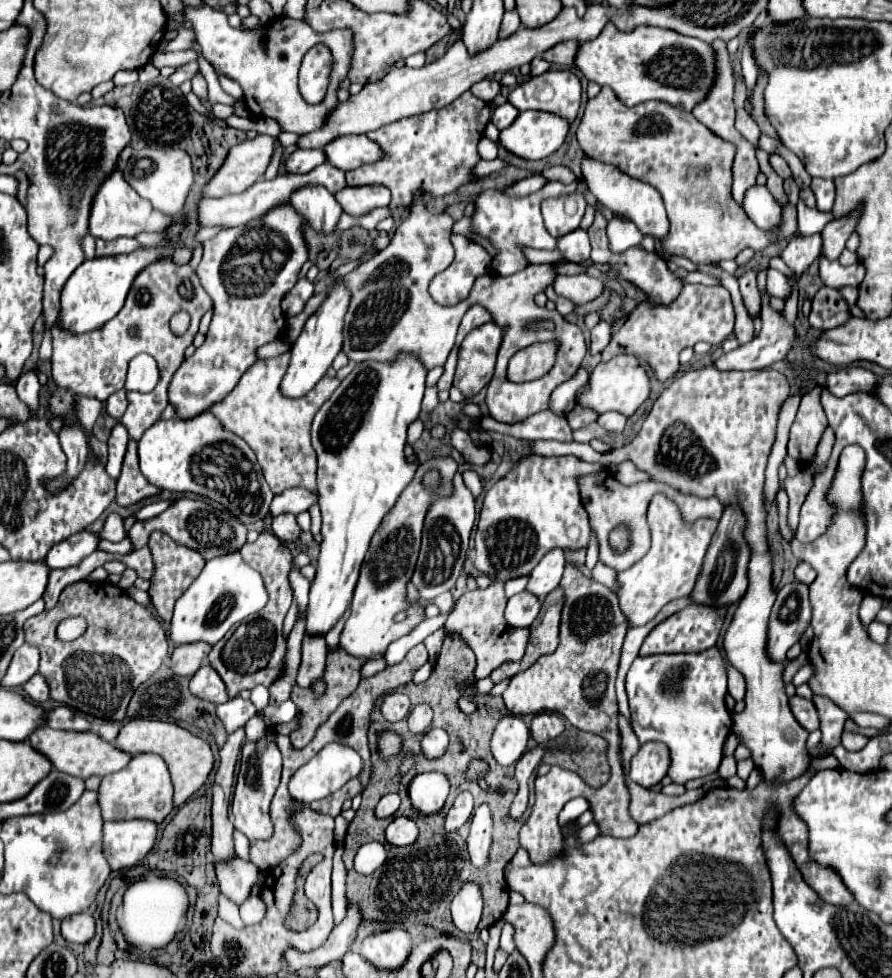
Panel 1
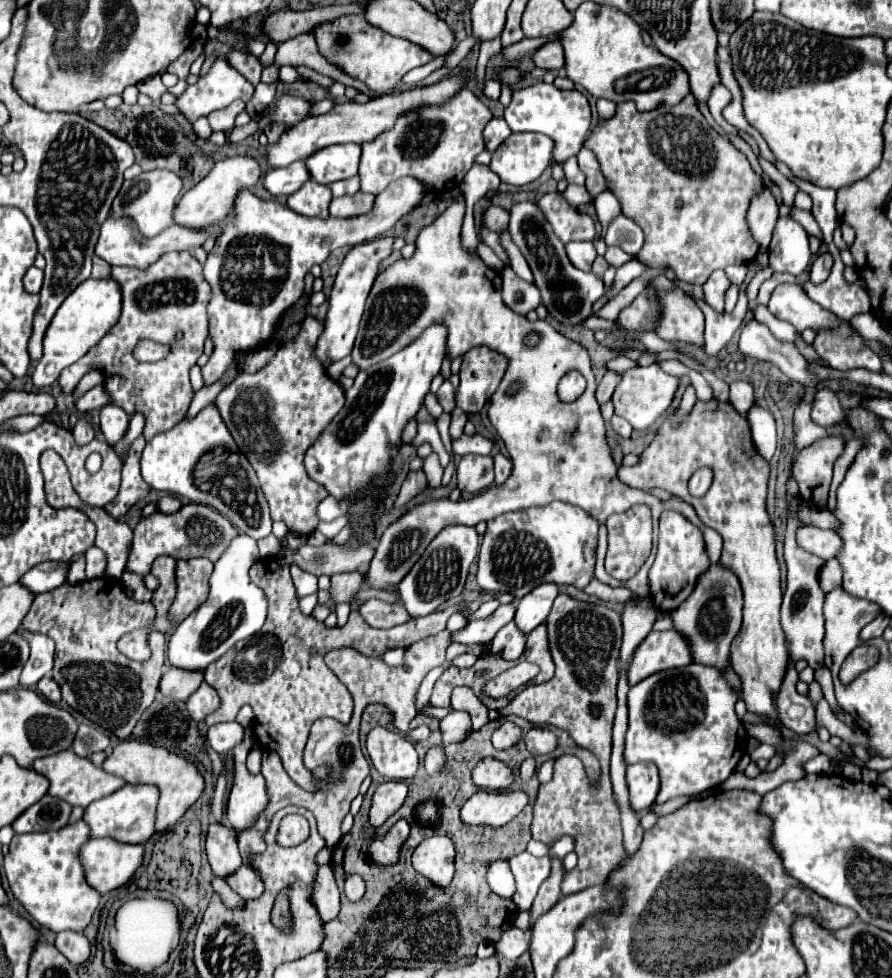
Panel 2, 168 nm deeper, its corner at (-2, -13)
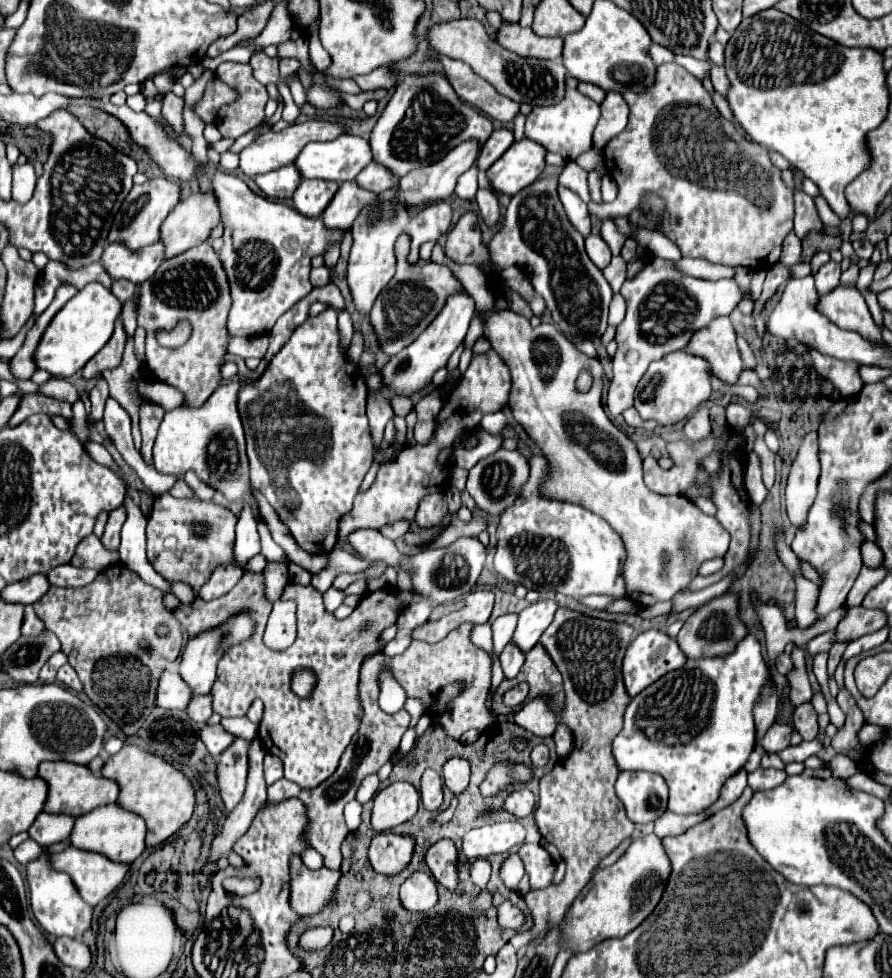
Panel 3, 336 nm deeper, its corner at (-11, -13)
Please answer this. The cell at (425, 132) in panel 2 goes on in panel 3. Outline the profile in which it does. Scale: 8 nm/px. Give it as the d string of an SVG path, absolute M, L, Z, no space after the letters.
M411 75L395 87L387 107L377 119L371 133L371 151L375 161L403 177L415 167L439 161L443 155L447 155L447 151L471 137L485 143L491 131L491 119L469 103L461 101L443 75Z

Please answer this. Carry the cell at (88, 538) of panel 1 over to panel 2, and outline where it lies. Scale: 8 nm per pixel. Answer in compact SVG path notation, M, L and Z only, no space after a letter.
M40 563L38 567L32 567L20 581L30 587L30 591L44 593L52 591L66 583L70 563Z

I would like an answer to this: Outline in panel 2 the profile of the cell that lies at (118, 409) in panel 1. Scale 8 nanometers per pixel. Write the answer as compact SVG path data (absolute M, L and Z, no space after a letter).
M102 407L100 411L100 429L108 441L108 445L116 445L128 427L128 415L120 407Z

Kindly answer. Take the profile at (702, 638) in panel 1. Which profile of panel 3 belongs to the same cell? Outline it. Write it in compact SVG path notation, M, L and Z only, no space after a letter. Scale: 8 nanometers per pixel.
M651 629L651 631L639 633L631 641L631 645L627 647L625 657L623 657L623 681L625 681L625 689L627 689L629 697L635 697L637 693L641 693L645 687L655 683L665 673L679 669L685 661L687 661L687 657L681 653L677 641L671 639L669 635L665 635L663 631Z

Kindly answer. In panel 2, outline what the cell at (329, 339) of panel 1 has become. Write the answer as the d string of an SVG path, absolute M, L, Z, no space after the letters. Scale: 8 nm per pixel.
M386 235L386 237L380 237L376 241L356 245L346 255L346 259L344 259L344 263L342 263L342 267L340 267L340 271L336 275L330 299L328 299L328 313L326 313L324 329L322 329L322 333L320 333L320 337L318 337L316 345L314 345L314 357L322 365L326 361L336 363L336 361L344 359L346 355L350 355L356 333L358 333L358 323L360 323L360 317L362 317L362 311L364 311L366 297L370 293L370 287L372 287L376 275L378 275L380 261L386 259L390 255L390 251L392 251L392 243L394 243L394 239Z

